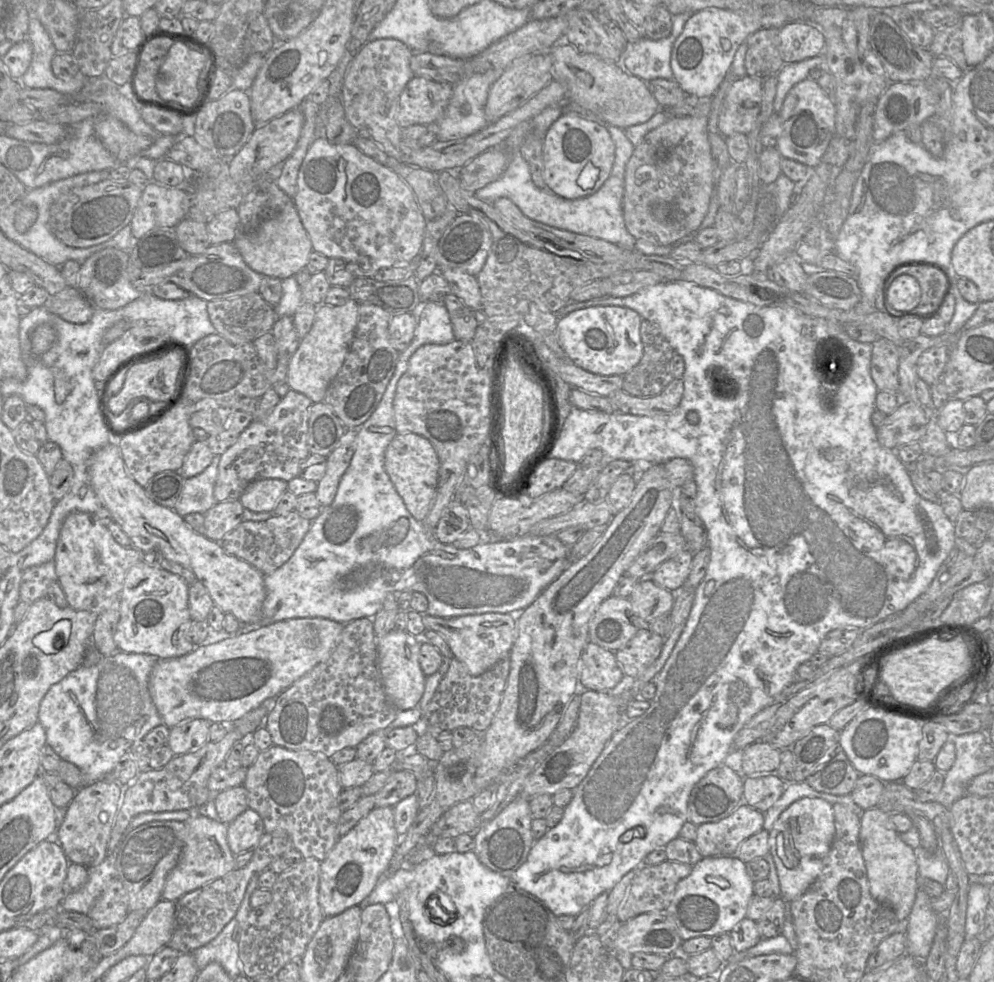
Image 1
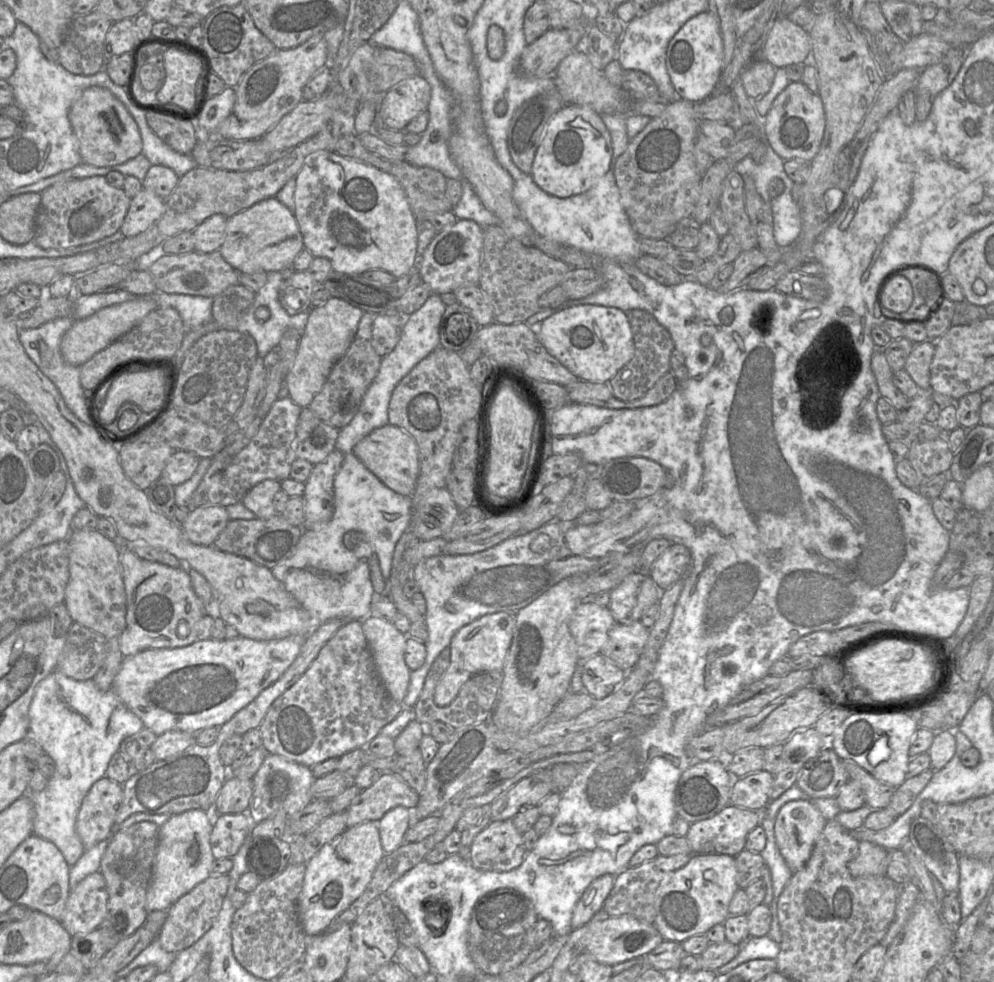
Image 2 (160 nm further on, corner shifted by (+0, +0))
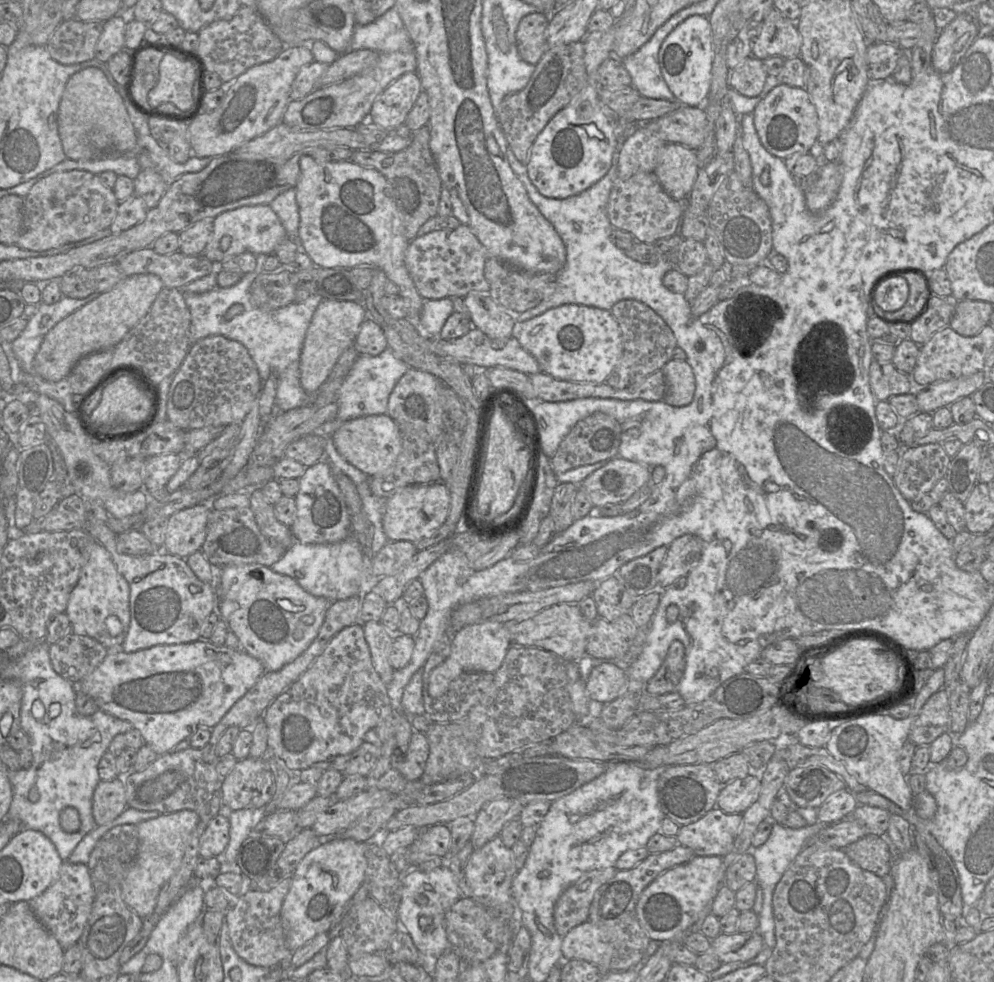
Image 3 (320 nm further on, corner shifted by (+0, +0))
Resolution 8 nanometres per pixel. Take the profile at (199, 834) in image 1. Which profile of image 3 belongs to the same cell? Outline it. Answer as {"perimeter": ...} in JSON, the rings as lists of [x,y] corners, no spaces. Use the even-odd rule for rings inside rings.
{"perimeter":[[[194,810],[161,814],[157,818],[137,824],[139,847],[137,856],[122,880],[121,894],[125,904],[141,919],[150,916],[163,885],[181,865],[186,847],[199,822]]]}

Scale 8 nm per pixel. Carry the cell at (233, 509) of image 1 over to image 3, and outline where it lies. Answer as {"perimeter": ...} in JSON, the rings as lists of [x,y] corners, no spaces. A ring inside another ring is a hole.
{"perimeter":[[[199,503],[171,515],[162,551],[186,559],[201,550],[211,509],[209,503]]]}

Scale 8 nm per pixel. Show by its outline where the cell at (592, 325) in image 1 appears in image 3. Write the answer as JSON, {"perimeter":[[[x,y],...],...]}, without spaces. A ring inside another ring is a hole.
{"perimeter":[[[566,304],[522,323],[515,321],[514,337],[538,362],[541,372],[576,383],[605,383],[623,353],[620,327],[608,310]]]}

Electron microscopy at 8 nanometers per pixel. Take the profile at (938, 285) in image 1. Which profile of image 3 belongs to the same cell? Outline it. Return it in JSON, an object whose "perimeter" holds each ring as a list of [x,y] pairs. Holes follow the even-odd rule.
{"perimeter":[[[896,271],[906,278],[909,286],[909,296],[905,305],[894,312],[886,312],[871,300],[871,306],[875,314],[887,322],[898,323],[899,321],[910,321],[918,315],[928,299],[928,288],[925,275],[921,271]]]}

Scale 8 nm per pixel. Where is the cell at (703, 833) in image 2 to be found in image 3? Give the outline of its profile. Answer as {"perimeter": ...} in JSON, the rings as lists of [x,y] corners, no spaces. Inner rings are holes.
{"perimeter":[[[714,807],[702,818],[680,826],[678,845],[690,848],[697,856],[726,856],[742,827],[742,814],[727,814]]]}

